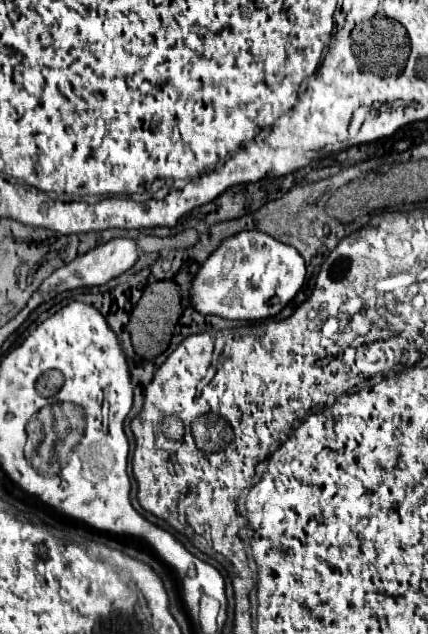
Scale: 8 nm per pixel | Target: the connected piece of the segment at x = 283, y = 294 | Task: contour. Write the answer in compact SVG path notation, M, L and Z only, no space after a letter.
M257 229L227 237L199 267L191 281L191 307L201 315L233 321L259 321L273 317L273 307L285 307L305 281L305 261L299 251Z

